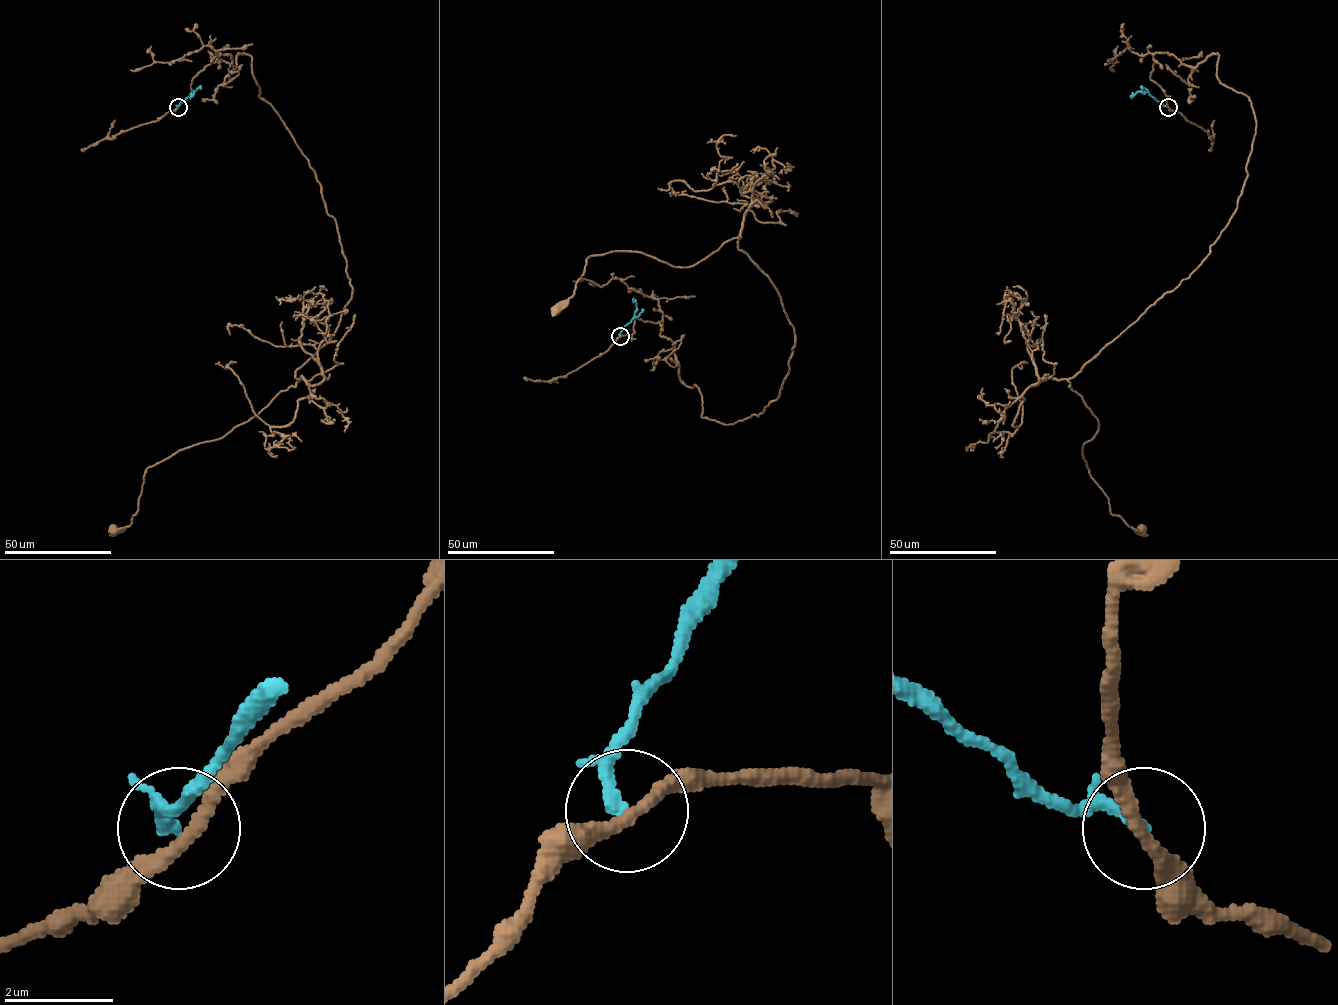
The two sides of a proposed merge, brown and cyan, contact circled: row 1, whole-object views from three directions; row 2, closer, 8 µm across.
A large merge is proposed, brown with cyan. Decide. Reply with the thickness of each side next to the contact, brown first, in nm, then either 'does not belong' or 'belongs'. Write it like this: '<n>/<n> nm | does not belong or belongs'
240/260 nm | does not belong

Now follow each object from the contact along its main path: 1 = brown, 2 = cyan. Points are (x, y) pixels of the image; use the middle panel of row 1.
1: (620, 337), (661, 321), (723, 424), (778, 397), (795, 344), (740, 236), (688, 267), (590, 255), (556, 311)
2: (620, 337), (637, 310), (632, 300)

